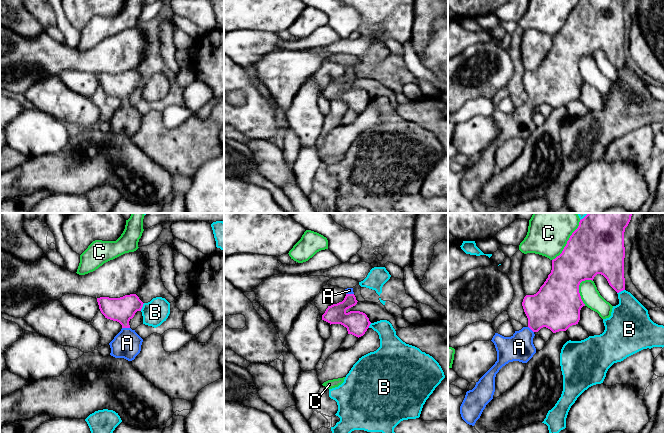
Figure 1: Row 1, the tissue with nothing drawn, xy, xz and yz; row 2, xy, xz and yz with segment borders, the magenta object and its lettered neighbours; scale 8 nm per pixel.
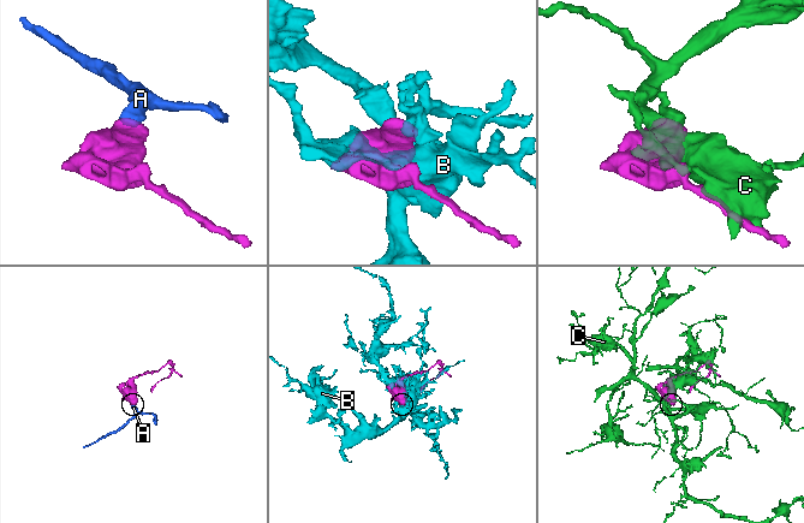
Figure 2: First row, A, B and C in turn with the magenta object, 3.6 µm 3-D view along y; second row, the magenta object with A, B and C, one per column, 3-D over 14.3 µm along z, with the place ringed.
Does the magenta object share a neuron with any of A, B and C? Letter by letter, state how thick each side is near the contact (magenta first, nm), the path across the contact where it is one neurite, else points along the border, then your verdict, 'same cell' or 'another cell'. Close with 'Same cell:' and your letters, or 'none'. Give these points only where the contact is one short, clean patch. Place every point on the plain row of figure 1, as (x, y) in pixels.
A: calibres 200 and 220 nm; way xy (122, 85), (126, 103), (127, 119); same cell
B: calibres 200 and 200 nm; another cell
C: calibres 400 and 260 nm; another cell
Same cell: A

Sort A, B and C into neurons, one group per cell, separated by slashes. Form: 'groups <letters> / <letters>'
groups A / B / C

